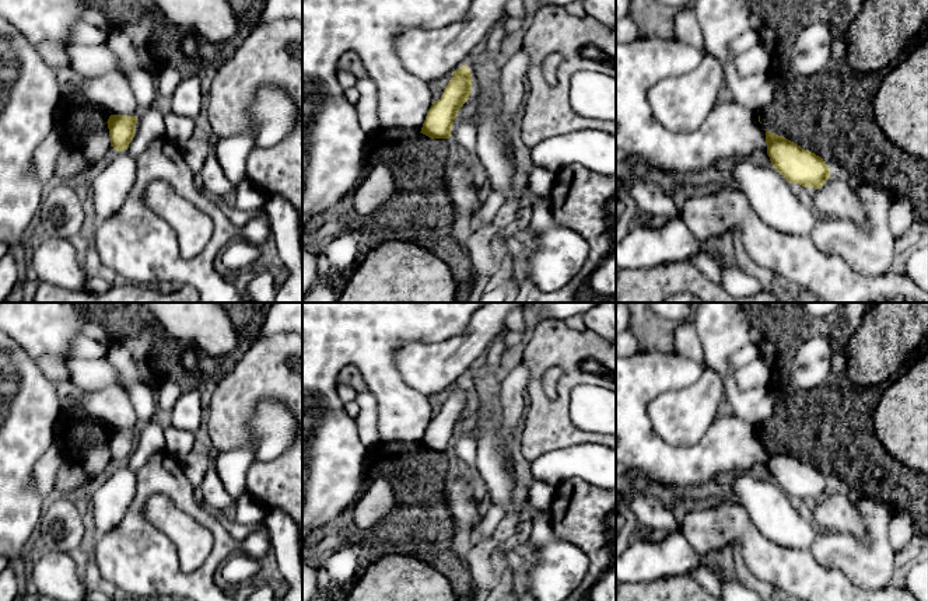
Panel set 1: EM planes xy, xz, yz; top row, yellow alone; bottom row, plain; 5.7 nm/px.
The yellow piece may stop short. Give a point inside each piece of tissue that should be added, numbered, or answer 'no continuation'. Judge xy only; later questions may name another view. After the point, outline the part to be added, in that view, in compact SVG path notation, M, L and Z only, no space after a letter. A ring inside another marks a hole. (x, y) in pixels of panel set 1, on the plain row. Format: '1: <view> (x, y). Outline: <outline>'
no continuation

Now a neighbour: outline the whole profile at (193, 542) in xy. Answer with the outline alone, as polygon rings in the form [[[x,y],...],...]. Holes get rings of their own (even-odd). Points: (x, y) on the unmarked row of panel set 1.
[[[151,496],[143,513],[172,541],[183,572],[193,572],[204,563],[213,549],[213,535],[207,528],[179,510],[167,496]]]

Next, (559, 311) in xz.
[[[532,303],[532,308],[540,319],[565,321],[585,314],[598,304],[600,303]]]

